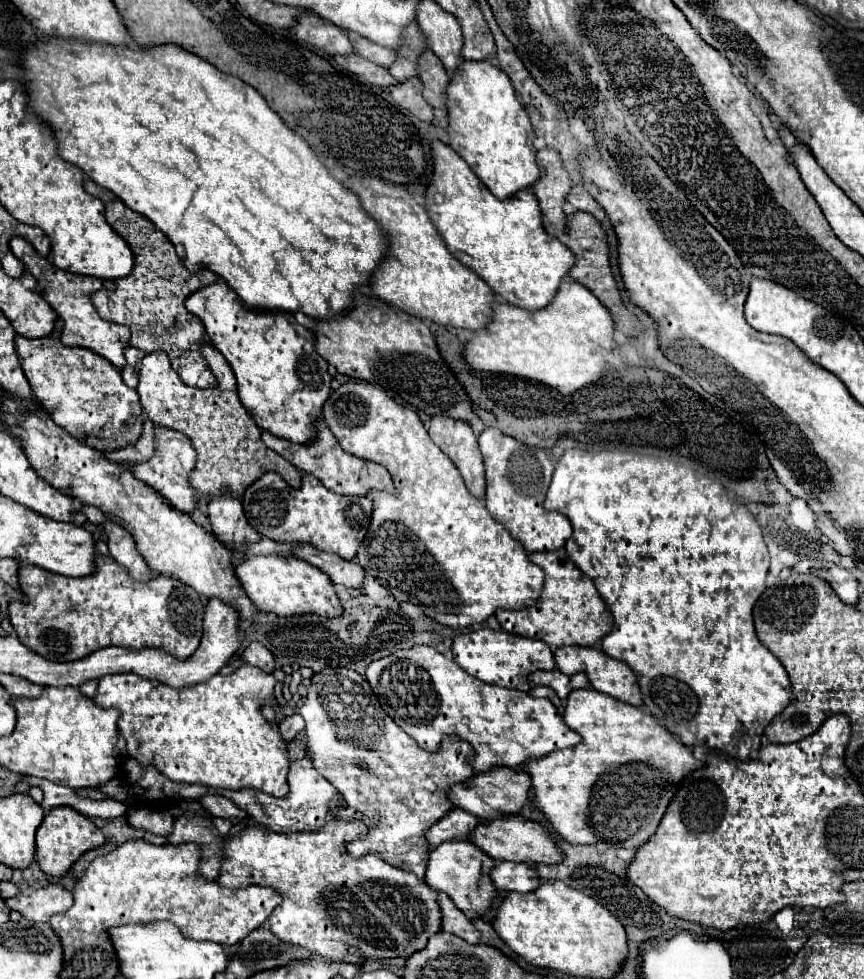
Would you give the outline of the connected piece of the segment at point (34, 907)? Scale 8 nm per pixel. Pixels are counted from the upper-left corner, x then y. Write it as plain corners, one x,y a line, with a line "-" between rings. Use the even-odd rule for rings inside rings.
61,885
37,889
31,895
19,895
7,901
9,909
19,911
31,921
49,921
53,915
67,911
73,905
73,893

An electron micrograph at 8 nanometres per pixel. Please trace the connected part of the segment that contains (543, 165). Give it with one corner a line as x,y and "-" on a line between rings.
551,147
537,151
537,165
541,169
541,177
531,185
531,191
541,207
543,227
549,235
563,237
565,213
561,207
569,193
569,175
563,169
561,157

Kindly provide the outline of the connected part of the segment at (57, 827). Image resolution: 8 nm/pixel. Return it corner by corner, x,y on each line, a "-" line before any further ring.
55,807
51,809
41,827
37,829
37,853
35,853
35,861
39,863
41,871
45,871
51,877
61,877
65,875
71,865
89,849
101,847
105,845
105,837
99,837
99,829
81,813
77,813
71,807

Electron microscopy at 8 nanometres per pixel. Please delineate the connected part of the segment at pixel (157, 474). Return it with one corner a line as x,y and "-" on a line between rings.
155,427
155,453
151,461
135,463
133,473
139,481
153,487
159,495
163,495
175,509
183,513
191,513
197,507
197,493
189,483
189,475
195,469
195,461
197,461
195,447
185,435
167,427

